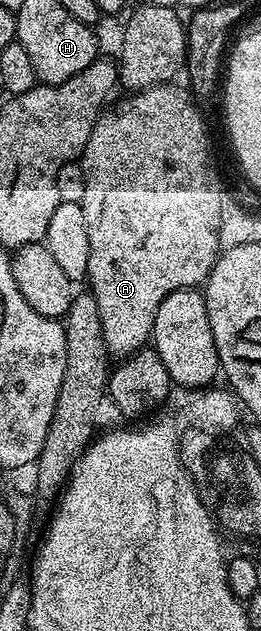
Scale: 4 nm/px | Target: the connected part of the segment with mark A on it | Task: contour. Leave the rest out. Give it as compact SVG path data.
M170 83L145 88L142 92L128 95L128 100L123 100L115 109L104 111L93 126L93 134L89 134L89 142L83 147L81 163L85 174L85 222L89 225L89 266L86 279L91 280L90 293L97 302L97 310L101 314L101 328L107 343L107 351L112 357L126 358L139 351L151 340L153 322L157 314L157 306L165 302L169 294L182 288L198 289L206 285L207 275L213 270L215 261L221 255L218 231L221 230L221 198L225 187L219 181L219 172L211 161L211 140L207 137L207 128L203 125L203 116L194 108L192 97L179 88L171 88Z

